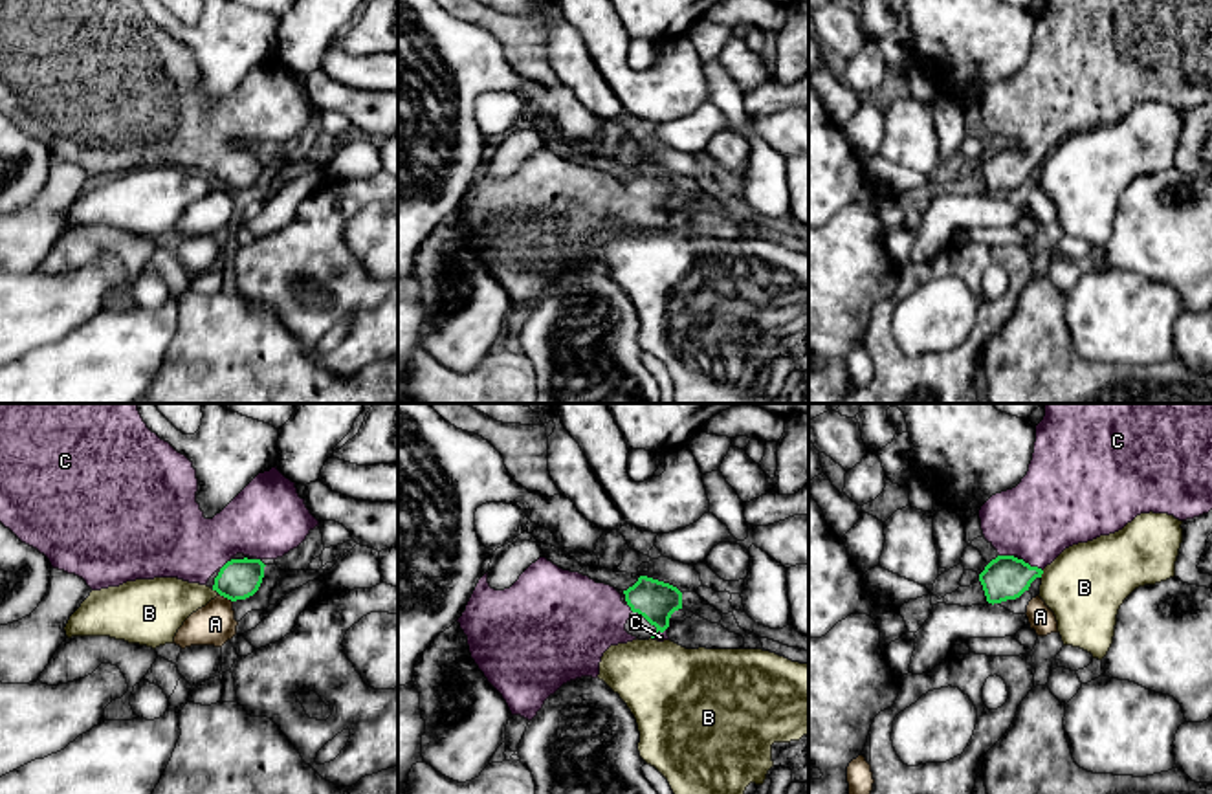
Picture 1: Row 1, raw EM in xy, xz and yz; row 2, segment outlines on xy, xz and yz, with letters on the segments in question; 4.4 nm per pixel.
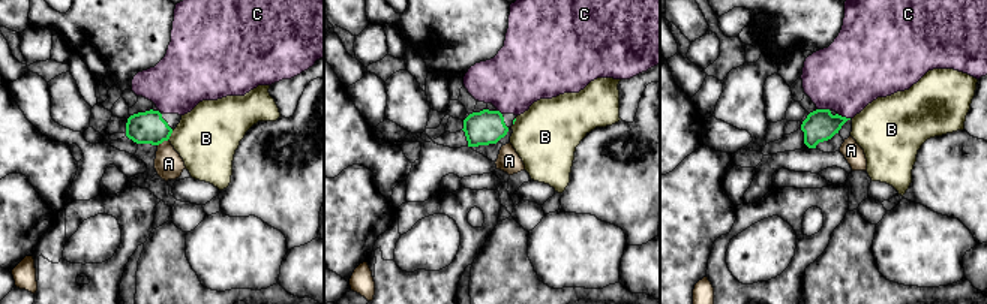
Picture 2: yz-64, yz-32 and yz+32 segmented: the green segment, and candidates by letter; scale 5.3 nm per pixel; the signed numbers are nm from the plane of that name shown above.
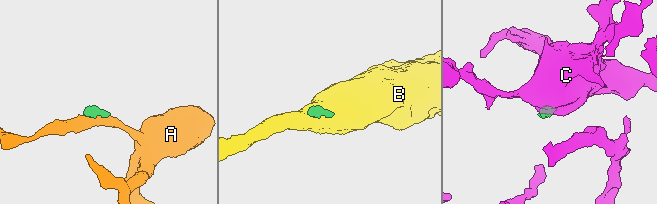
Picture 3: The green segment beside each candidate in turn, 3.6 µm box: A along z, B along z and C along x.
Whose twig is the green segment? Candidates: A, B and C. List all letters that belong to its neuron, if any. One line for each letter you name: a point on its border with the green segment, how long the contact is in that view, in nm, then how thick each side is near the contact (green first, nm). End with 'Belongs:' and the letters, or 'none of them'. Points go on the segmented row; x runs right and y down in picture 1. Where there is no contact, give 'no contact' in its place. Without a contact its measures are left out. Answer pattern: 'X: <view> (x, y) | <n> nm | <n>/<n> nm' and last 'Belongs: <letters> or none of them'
C: yz (1033, 567) | 110 nm | 190/360 nm
Belongs: C

